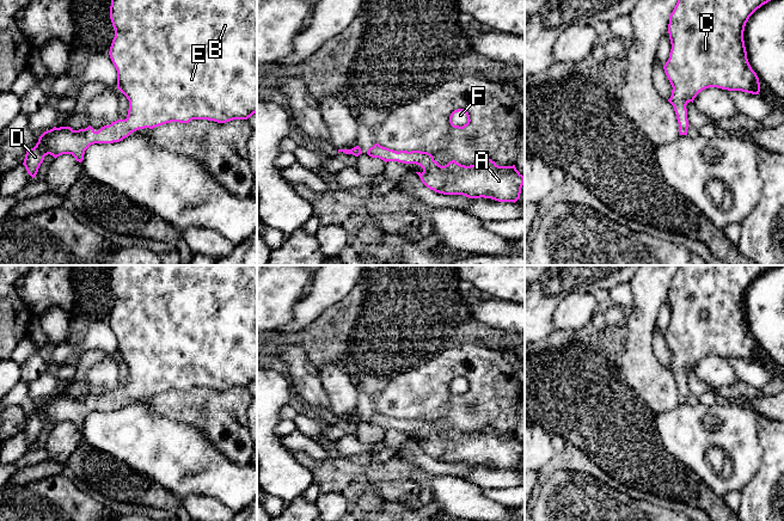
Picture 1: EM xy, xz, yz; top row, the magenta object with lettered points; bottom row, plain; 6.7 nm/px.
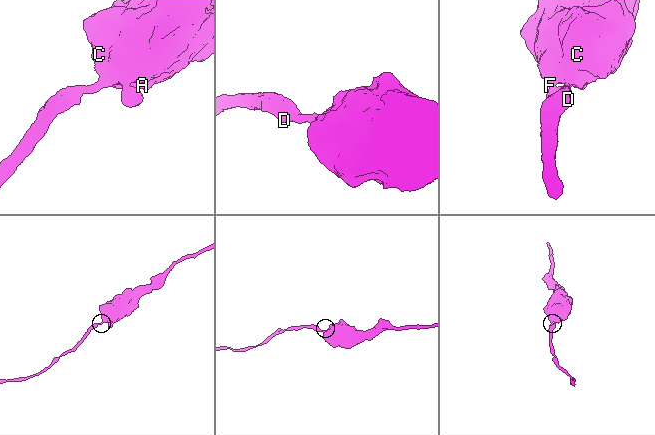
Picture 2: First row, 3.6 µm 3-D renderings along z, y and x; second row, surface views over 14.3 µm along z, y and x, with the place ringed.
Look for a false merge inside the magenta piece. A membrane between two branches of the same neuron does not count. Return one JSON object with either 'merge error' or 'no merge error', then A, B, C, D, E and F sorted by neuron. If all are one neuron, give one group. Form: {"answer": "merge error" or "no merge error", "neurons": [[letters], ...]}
{"answer": "no merge error", "neurons": [["A", "B", "C", "D", "E", "F"]]}

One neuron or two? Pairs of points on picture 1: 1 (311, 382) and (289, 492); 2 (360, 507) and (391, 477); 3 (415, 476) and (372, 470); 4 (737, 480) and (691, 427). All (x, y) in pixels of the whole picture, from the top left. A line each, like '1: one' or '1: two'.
1: two
2: two
3: two
4: one

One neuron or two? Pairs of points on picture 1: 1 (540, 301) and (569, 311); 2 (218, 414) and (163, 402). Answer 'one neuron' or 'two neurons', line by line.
1: two neurons
2: one neuron

